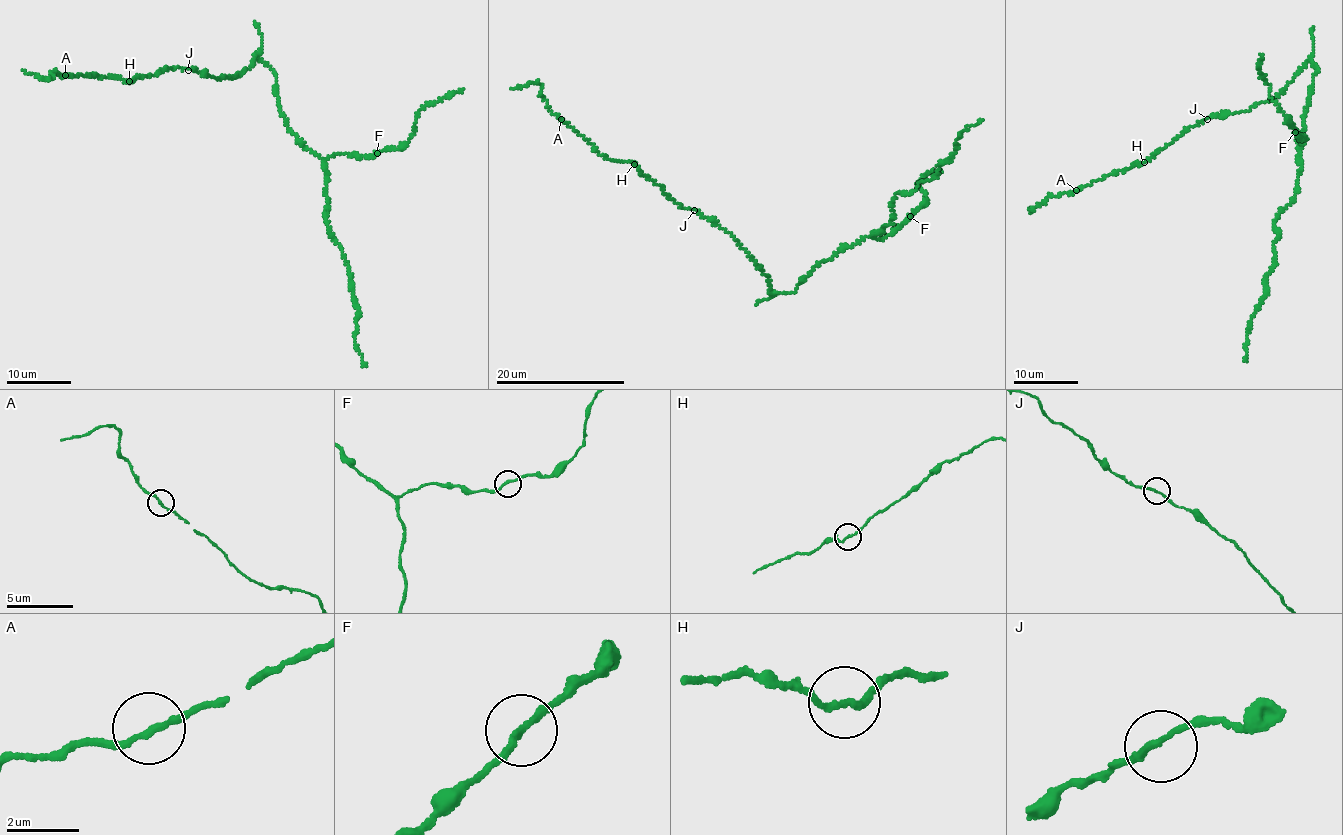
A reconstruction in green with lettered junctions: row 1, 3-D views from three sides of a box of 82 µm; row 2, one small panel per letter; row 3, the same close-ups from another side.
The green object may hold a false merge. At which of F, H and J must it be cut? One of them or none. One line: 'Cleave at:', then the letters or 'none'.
Cleave at: none

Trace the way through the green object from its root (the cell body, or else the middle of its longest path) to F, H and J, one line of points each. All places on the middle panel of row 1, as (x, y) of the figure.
F: (769, 286), (776, 293), (790, 293), (811, 270), (826, 259), (865, 238), (885, 238), (910, 216)
H: (769, 286), (766, 275), (729, 233), (697, 211), (668, 200), (661, 186), (642, 176), (634, 165)
J: (769, 286), (766, 275), (736, 239), (694, 210)

